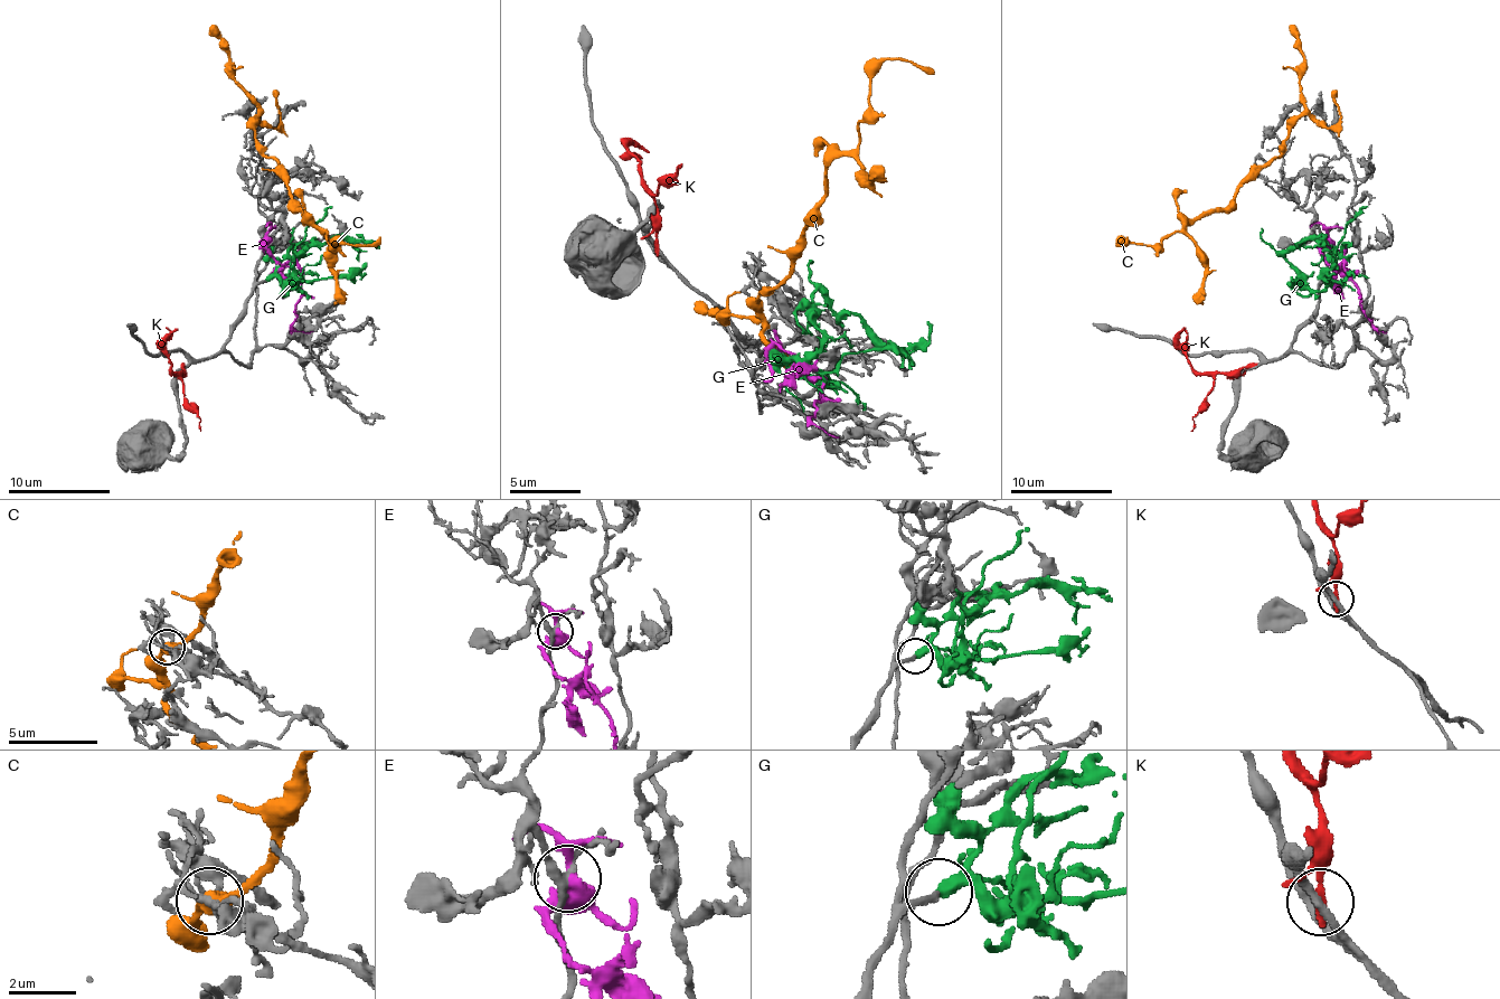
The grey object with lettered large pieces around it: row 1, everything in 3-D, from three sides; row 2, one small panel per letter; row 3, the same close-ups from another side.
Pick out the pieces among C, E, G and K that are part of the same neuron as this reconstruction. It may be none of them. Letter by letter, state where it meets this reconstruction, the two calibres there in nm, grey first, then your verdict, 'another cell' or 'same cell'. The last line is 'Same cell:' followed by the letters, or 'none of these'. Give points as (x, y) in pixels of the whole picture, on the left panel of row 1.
C: meets grey at (258, 150); 170 nm thick on the grey side, 440 nm on the other; another cell
E: meets grey at (267, 238); 240 nm thick on the grey side, 440 nm on the other; another cell
G: meets grey at (266, 279); 180 nm thick on the grey side, 400 nm on the other; same cell
K: meets grey at (182, 366); 220 nm thick on the grey side, 320 nm on the other; another cell
Same cell: G

